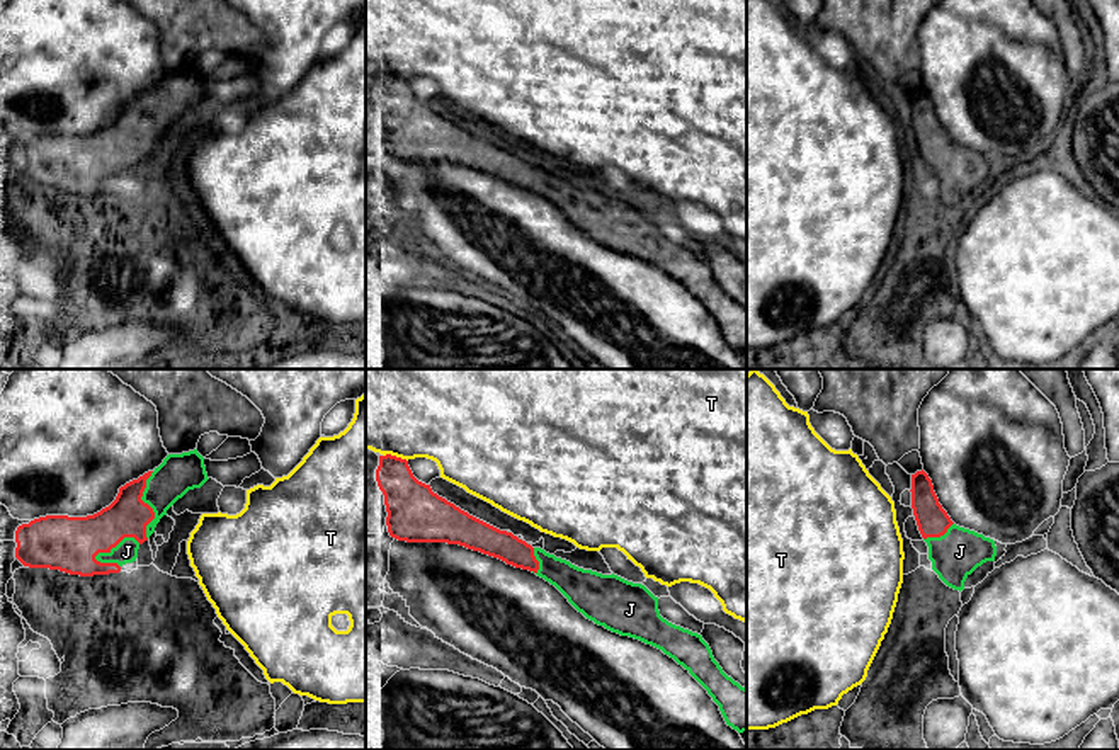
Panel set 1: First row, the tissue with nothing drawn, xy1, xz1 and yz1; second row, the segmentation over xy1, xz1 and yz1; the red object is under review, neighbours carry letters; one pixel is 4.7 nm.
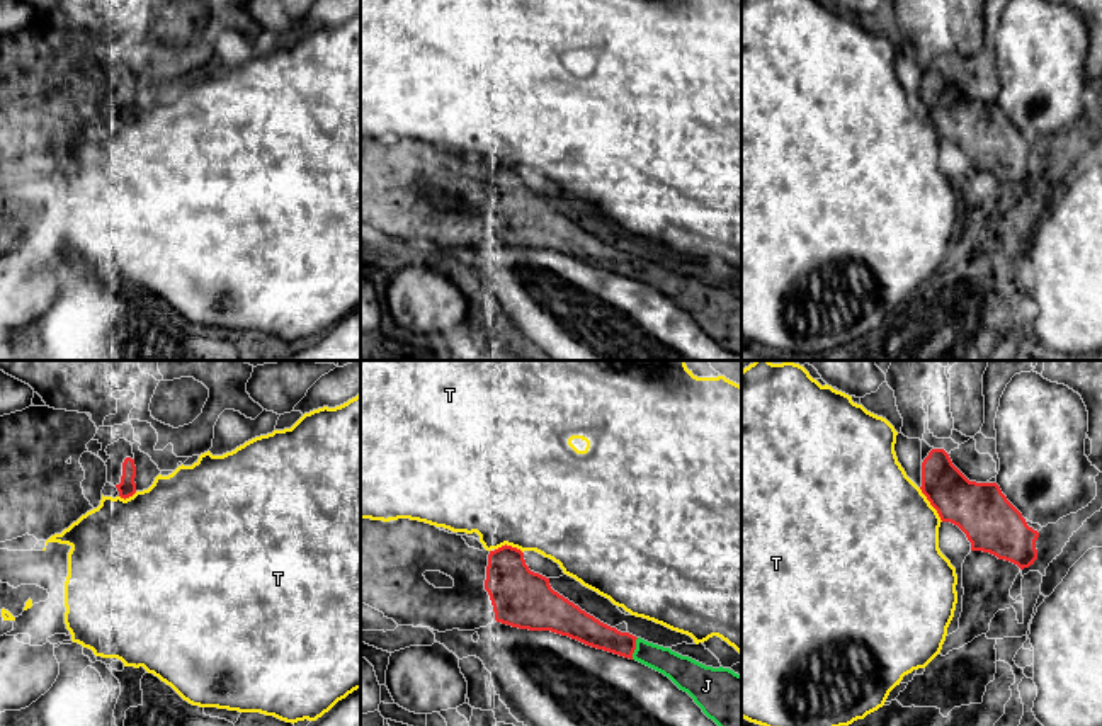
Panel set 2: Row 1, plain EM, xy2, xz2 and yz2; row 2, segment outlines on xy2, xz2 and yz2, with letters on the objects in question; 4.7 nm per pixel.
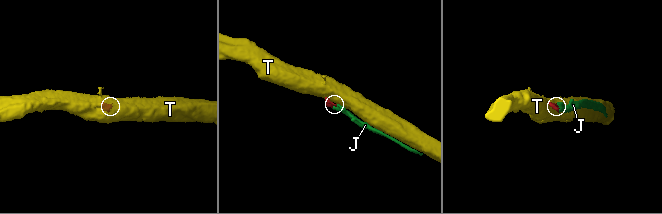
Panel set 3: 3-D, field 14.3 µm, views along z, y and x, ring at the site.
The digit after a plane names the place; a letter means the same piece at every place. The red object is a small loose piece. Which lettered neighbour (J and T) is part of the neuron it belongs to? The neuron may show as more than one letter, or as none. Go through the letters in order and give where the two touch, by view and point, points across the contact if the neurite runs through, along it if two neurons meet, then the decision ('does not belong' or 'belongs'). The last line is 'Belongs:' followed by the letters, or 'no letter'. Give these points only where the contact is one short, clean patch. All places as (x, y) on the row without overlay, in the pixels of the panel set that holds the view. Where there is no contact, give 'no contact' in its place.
J: contact xy1 (116, 164); belongs
T: contact yz2 (931, 123); does not belong
Belongs: J

